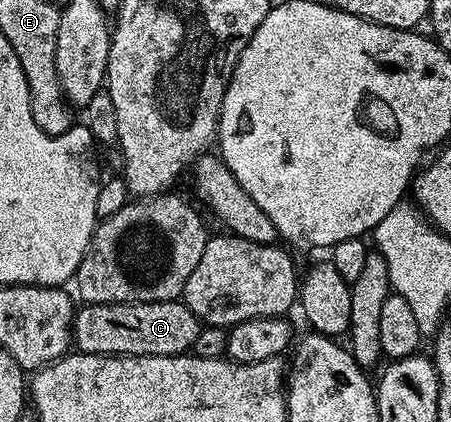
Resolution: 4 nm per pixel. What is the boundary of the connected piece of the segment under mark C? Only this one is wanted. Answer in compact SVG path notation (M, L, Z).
M179 300L148 304L83 304L73 321L73 344L80 352L102 356L182 356L191 352L201 322Z

